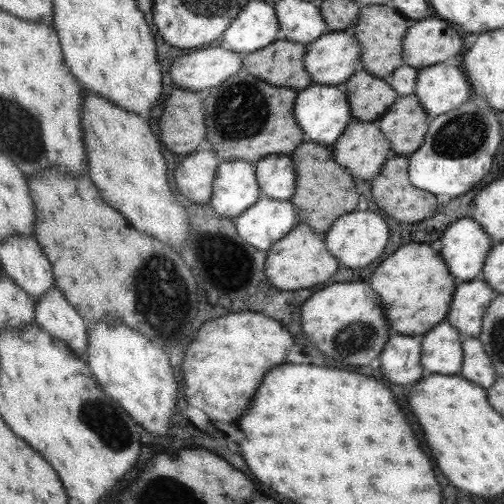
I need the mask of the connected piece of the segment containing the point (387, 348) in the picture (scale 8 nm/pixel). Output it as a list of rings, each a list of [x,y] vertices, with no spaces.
[[[391,334],[378,356],[381,374],[395,384],[417,382],[423,374],[420,341],[412,335]]]

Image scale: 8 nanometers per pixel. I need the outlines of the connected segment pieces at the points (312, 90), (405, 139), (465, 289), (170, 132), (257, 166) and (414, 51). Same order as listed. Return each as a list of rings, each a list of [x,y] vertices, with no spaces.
[[[311,83],[307,88],[296,91],[294,105],[292,106],[295,122],[303,133],[303,142],[314,142],[330,147],[351,122],[349,105],[344,91],[338,86],[321,86]]]
[[[414,94],[398,96],[376,121],[392,155],[408,156],[423,142],[429,116]]]
[[[471,280],[455,286],[451,294],[451,306],[444,316],[461,337],[477,337],[480,331],[481,315],[495,296],[484,280]]]
[[[175,88],[162,105],[158,141],[173,154],[193,152],[205,134],[201,100],[191,92]]]
[[[264,156],[253,165],[257,186],[263,195],[273,200],[290,200],[295,190],[295,173],[289,156]]]
[[[435,18],[412,22],[402,38],[403,64],[418,70],[457,60],[463,37],[457,36],[457,32],[447,22]]]

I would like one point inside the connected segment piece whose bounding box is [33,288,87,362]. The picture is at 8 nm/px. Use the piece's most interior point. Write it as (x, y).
(52, 314)

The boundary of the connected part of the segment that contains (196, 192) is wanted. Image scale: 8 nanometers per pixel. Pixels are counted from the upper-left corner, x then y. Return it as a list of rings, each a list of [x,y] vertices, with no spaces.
[[[209,150],[179,158],[179,164],[173,170],[173,178],[181,196],[199,205],[208,203],[218,163],[217,156]]]

